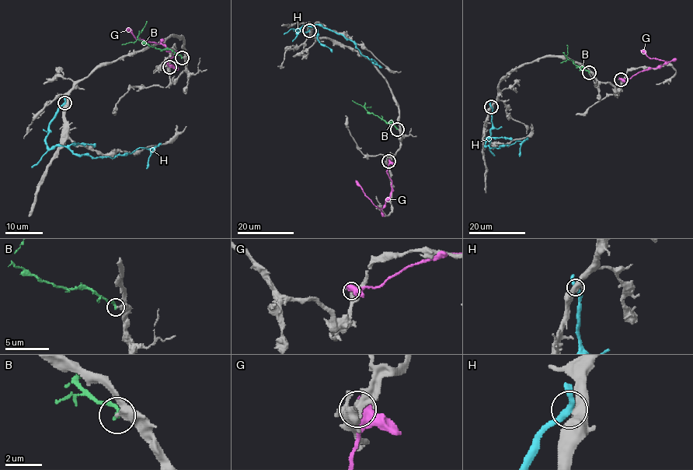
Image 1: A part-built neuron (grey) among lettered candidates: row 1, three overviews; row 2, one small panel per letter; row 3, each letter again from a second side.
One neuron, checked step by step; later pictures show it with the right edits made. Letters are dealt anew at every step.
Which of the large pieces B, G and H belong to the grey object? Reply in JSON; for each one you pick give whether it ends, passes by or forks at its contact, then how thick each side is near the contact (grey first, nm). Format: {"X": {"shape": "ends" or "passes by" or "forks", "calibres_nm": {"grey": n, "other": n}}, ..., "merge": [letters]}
{"merge": []}

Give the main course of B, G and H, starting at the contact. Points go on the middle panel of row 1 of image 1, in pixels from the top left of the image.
B: (397, 129), (365, 108), (365, 106), (371, 106)
G: (388, 160), (387, 171), (391, 181), (391, 191), (390, 198), (382, 208), (377, 207), (356, 180)
H: (308, 30), (294, 30), (320, 24), (350, 40), (363, 55), (370, 59)

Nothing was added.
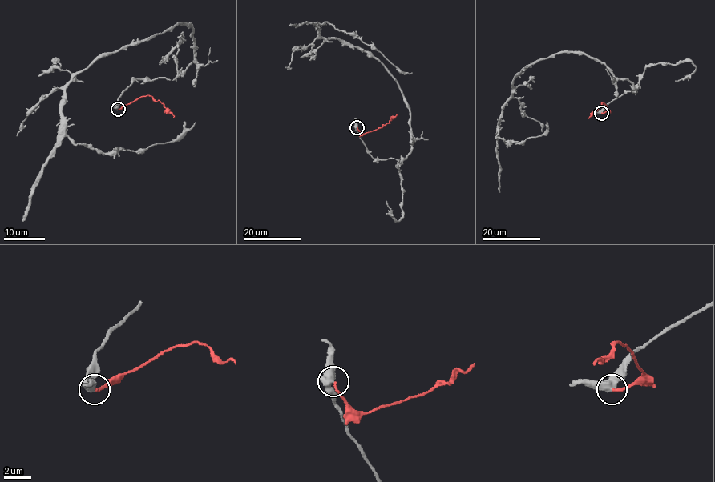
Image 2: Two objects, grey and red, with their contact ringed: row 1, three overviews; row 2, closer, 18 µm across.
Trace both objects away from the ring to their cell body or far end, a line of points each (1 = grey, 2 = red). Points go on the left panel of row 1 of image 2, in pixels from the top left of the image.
1: (118, 109), (135, 79), (194, 62), (187, 24), (98, 56), (62, 114), (74, 143), (103, 153), (195, 122)
2: (118, 109), (139, 98), (151, 95), (174, 117)

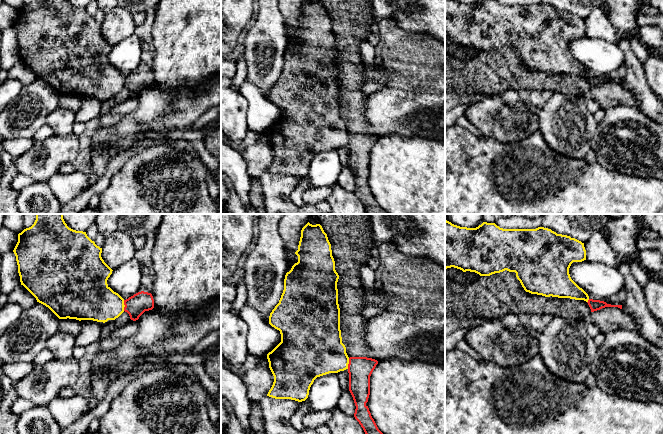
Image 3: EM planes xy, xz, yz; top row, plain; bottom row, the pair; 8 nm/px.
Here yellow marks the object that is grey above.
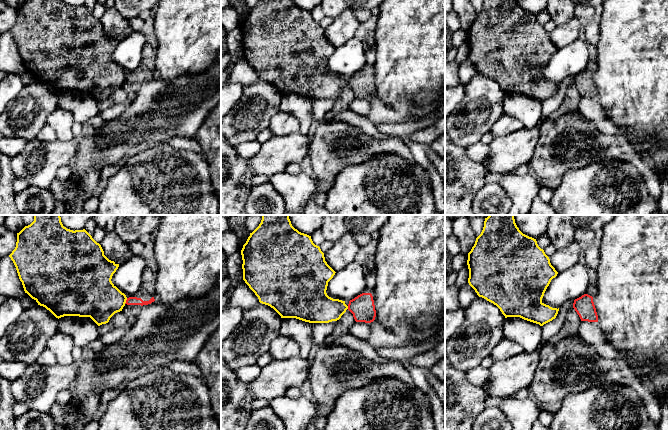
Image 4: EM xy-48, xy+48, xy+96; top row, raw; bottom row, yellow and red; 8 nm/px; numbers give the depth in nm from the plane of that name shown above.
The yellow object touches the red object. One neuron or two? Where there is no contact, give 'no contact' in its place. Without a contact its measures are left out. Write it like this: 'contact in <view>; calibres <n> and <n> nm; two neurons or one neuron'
contact in xy; calibres 320 and 170 nm; two neurons

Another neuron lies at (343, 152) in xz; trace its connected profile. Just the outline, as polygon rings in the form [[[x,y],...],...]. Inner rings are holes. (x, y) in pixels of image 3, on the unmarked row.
[[[348,145],[337,149],[337,153],[342,166],[349,167],[349,149]]]

